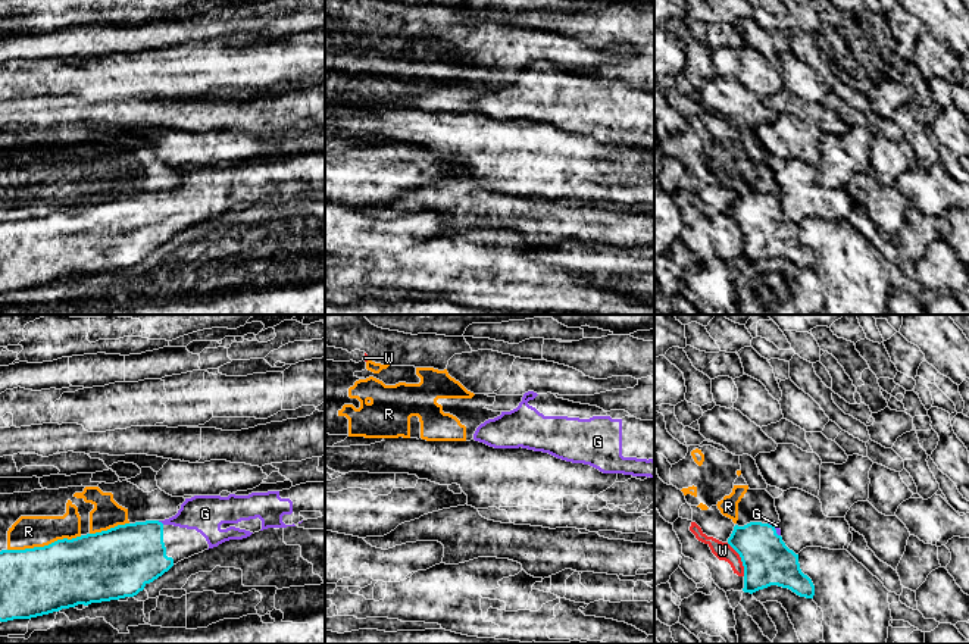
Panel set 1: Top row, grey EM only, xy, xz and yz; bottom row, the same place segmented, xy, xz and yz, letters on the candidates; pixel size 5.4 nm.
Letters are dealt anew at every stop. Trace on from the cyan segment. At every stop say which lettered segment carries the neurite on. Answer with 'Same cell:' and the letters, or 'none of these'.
Same cell: G

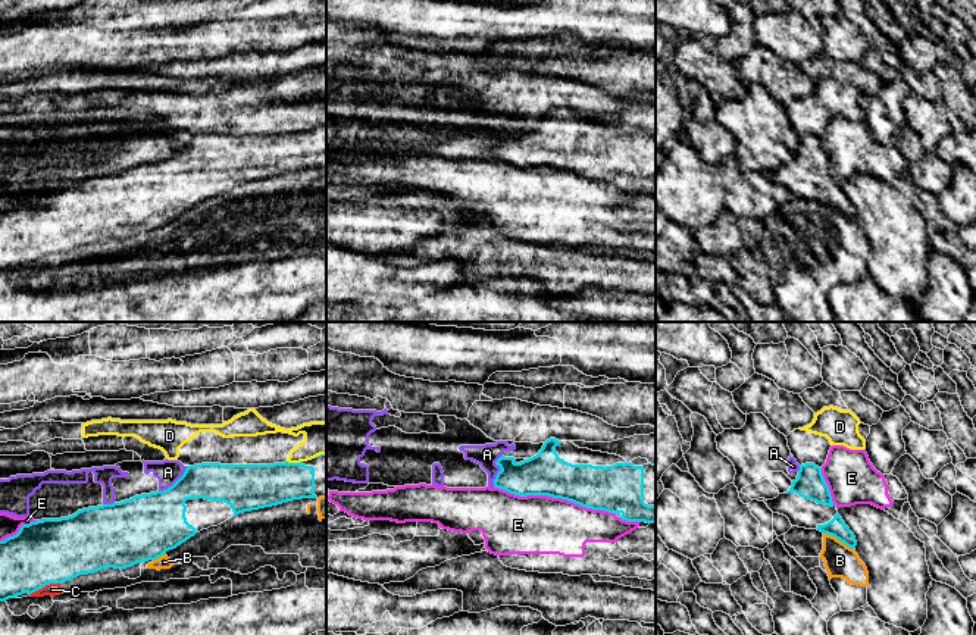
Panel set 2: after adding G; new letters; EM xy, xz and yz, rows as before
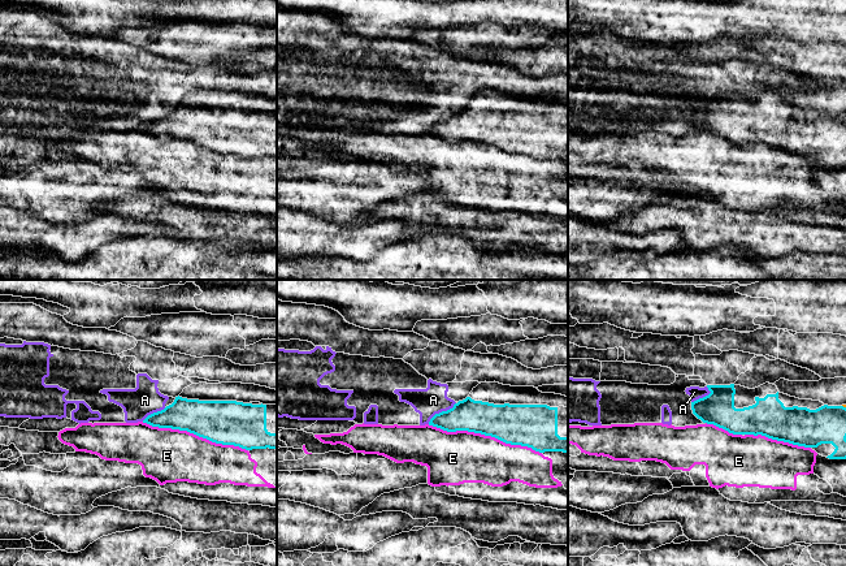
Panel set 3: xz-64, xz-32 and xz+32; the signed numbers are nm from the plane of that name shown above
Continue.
Same cell: none of these

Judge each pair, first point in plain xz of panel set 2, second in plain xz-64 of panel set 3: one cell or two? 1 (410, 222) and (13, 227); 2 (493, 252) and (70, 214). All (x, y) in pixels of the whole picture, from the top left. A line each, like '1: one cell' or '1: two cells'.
1: two cells
2: two cells

